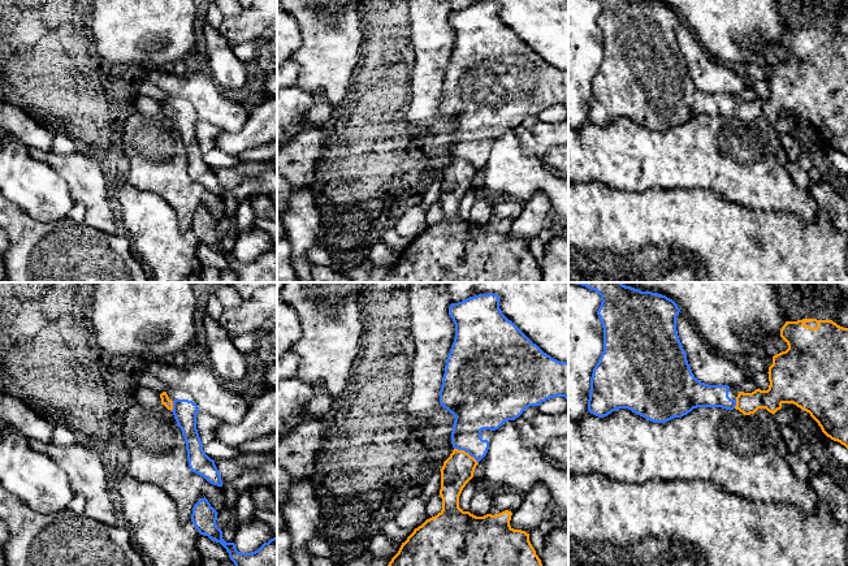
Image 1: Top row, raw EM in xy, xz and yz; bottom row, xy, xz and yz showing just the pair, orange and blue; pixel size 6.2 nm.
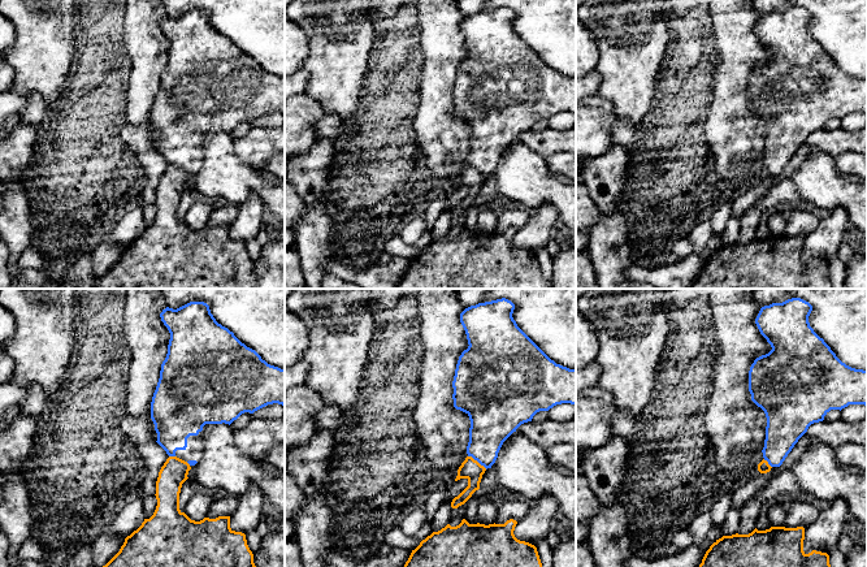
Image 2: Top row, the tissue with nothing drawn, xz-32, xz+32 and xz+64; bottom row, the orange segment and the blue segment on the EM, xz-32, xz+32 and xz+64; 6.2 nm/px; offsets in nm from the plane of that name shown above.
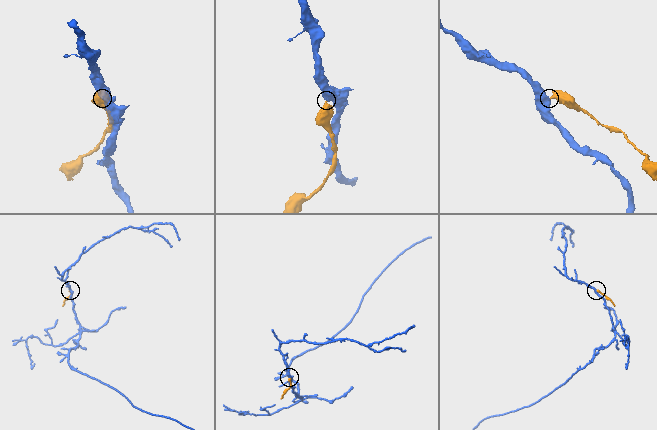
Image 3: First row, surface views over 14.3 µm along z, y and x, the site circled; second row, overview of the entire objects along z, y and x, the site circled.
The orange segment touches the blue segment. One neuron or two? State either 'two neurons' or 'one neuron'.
two neurons

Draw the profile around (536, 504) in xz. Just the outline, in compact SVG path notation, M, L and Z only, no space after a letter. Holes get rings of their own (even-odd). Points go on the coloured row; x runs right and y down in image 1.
M542 484L523 492L520 506L512 513L510 526L514 530L522 530L529 533L540 527L544 518L551 509L551 497Z

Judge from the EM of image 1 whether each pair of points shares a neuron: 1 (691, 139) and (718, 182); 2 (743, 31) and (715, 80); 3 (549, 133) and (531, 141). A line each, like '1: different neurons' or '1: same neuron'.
1: same neuron
2: different neurons
3: same neuron

